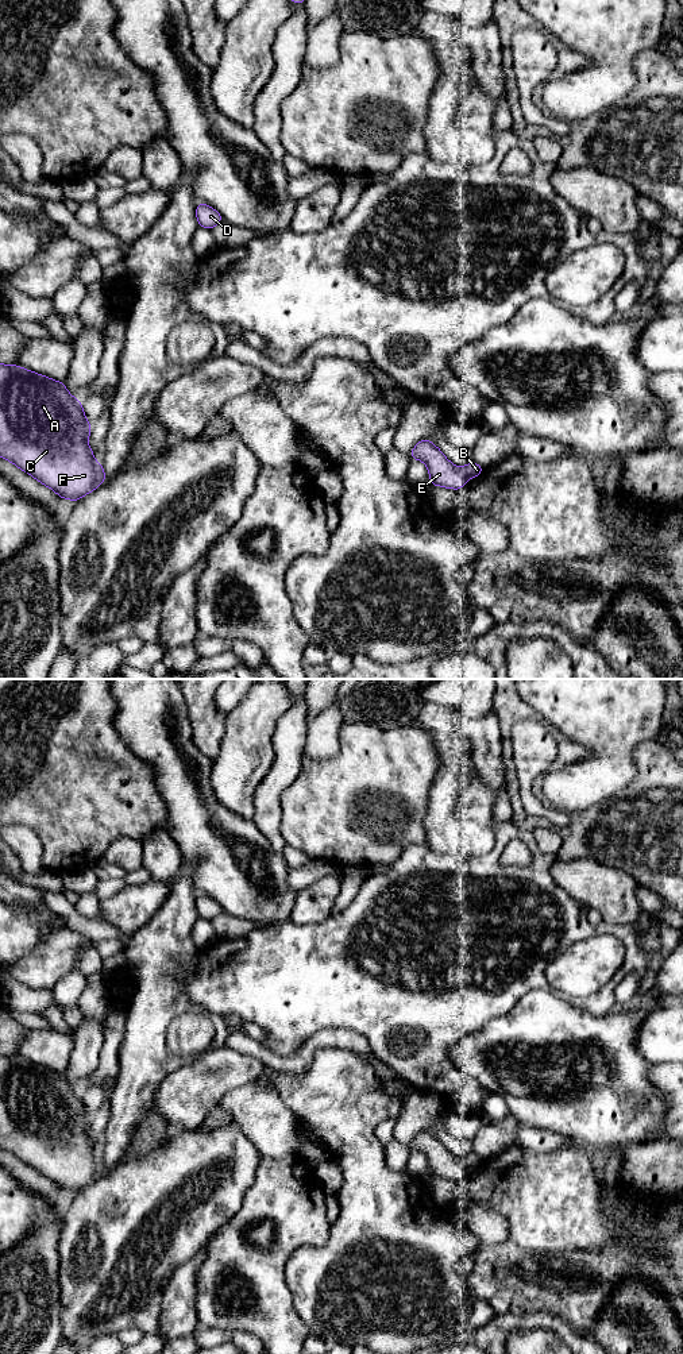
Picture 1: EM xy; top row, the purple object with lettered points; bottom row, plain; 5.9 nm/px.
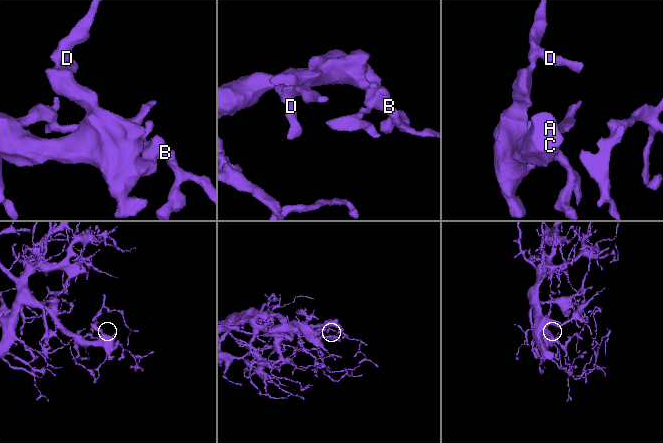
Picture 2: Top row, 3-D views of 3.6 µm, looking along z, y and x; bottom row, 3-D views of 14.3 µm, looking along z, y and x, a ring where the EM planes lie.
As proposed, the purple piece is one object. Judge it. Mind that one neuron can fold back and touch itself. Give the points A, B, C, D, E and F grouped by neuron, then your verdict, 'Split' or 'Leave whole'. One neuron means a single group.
Groups: A B C D E F. Leave whole

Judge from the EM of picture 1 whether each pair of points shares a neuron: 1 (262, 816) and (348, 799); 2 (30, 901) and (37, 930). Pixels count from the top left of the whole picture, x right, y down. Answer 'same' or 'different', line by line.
1: different
2: different

